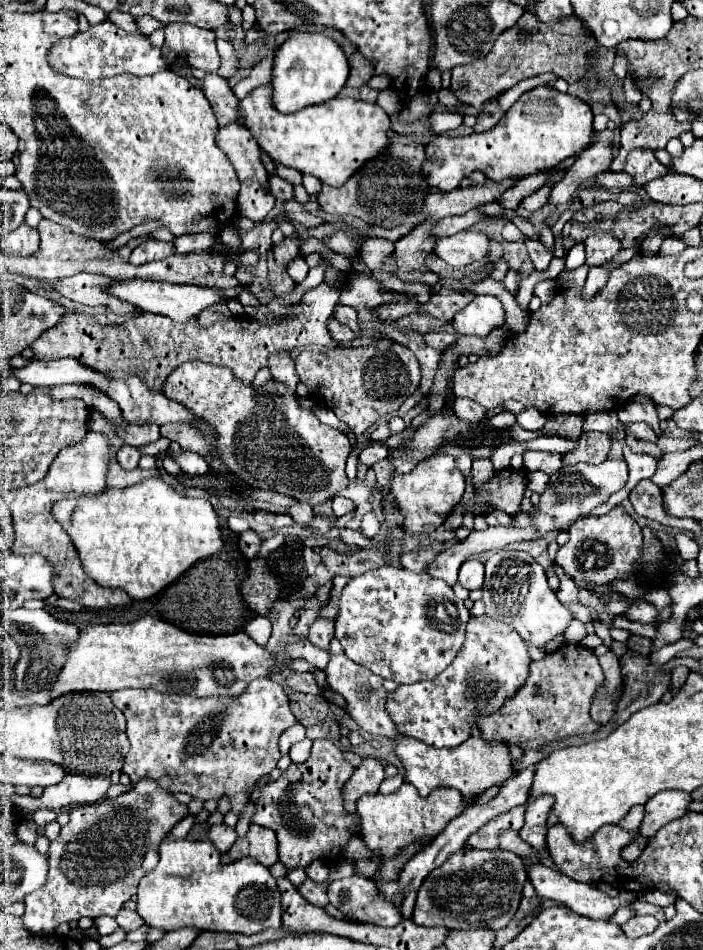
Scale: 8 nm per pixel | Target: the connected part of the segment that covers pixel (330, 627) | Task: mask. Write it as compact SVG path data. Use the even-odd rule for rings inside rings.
M316 618L314 624L310 626L310 634L308 640L320 648L326 648L330 644L330 640L334 638L334 620L324 620L324 618Z

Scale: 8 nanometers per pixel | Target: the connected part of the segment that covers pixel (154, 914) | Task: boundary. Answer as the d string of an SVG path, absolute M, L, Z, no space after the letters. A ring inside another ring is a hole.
M188 838L162 840L158 854L160 854L158 866L152 872L148 872L138 886L138 902L136 902L138 914L144 918L148 926L162 928L166 932L178 930L184 926L194 926L200 930L242 932L242 934L256 934L266 928L280 928L282 924L280 892L274 876L260 862L252 858L240 858L232 864L222 864L220 852L212 848L210 840L200 842L200 840L188 840Z

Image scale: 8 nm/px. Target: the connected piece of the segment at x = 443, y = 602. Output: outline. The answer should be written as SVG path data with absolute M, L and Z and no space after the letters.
M374 566L354 576L338 598L336 638L344 654L374 674L398 684L436 678L464 642L470 610L440 578L396 566Z

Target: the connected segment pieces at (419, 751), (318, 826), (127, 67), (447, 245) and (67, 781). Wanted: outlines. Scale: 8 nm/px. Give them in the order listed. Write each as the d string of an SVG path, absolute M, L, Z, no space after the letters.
M476 724L472 726L472 736L458 748L432 748L430 744L412 740L412 736L404 736L400 732L390 740L398 760L402 762L404 780L414 784L420 796L428 796L438 786L448 786L460 790L464 800L476 800L486 788L502 784L514 774L508 748L504 744L484 744Z
M318 738L306 762L292 762L278 780L262 786L252 822L276 832L278 856L288 870L306 868L314 860L340 858L348 842L360 836L360 816L348 816L344 812L342 788L352 772L354 766L344 758L342 750L326 738Z
M110 20L94 24L86 32L76 32L74 36L52 44L52 48L48 50L48 62L58 72L68 74L72 78L80 78L80 80L110 78L122 72L136 74L136 76L148 76L148 74L168 70L168 62L164 60L160 48L154 48L146 34L126 32L118 28L116 24L112 24Z
M464 230L462 234L448 236L436 242L436 256L446 264L462 268L474 260L482 260L488 252L488 238L474 230Z
M66 774L60 784L44 788L44 794L40 798L12 794L6 802L10 806L18 806L30 812L38 808L62 808L70 804L94 804L104 798L108 788L110 788L110 776Z

